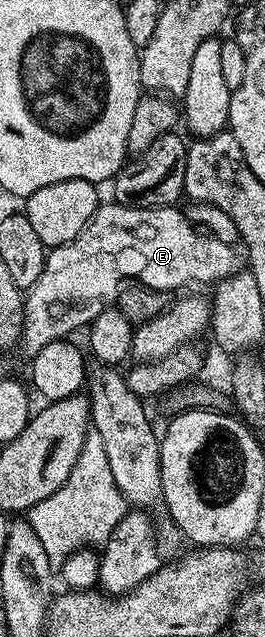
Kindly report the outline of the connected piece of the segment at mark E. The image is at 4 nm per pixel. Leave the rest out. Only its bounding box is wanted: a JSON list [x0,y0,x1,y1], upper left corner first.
[20,201,242,357]

